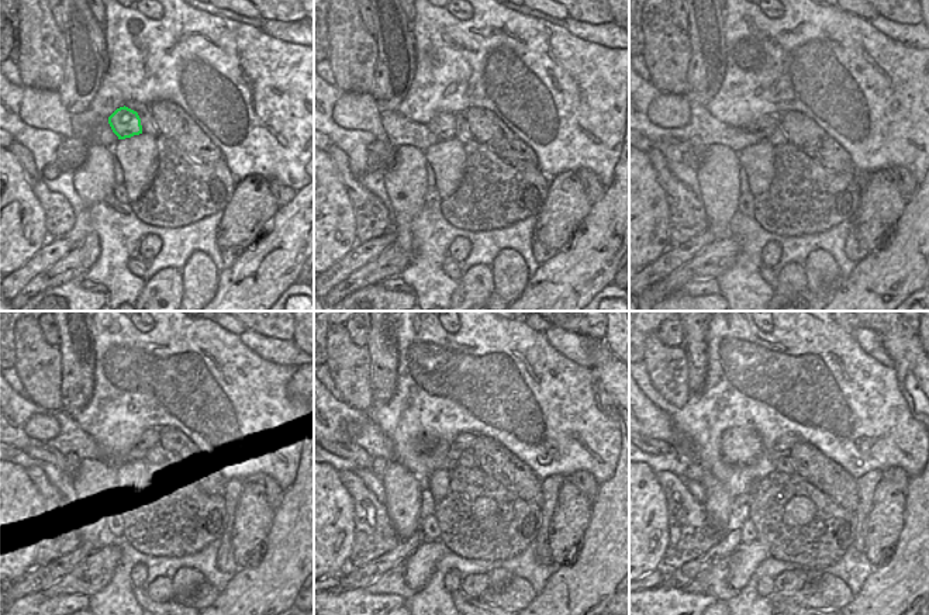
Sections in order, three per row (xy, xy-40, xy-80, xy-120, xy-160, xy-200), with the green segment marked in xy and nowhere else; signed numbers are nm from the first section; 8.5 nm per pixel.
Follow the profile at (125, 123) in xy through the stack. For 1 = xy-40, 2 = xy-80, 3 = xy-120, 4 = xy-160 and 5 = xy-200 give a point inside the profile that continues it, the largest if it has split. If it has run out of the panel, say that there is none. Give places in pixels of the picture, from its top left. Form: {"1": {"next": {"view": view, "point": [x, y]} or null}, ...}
{"1": {"next": {"view": "xy-40", "point": [442, 124]}}, "2": {"next": {"view": "xy-80", "point": [763, 127]}}, "3": {"next": {"view": "xy-120", "point": [149, 438]}}, "4": {"next": {"view": "xy-160", "point": [465, 441]}}, "5": {"next": {"view": "xy-200", "point": [786, 442]}}}

